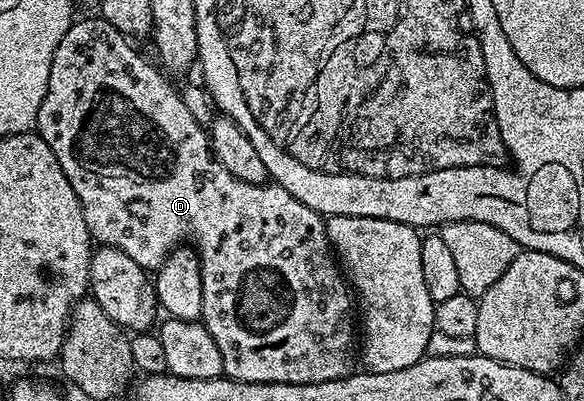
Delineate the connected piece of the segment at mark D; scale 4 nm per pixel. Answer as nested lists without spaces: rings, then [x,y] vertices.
[[[101,17],[95,19],[79,19],[76,18],[70,29],[65,33],[65,37],[61,37],[61,45],[57,45],[57,53],[53,53],[53,65],[49,69],[49,89],[45,93],[45,101],[41,101],[41,109],[35,118],[35,127],[37,133],[45,141],[45,145],[49,145],[49,149],[53,149],[53,157],[57,157],[57,165],[61,165],[61,169],[65,173],[65,177],[69,177],[69,185],[73,185],[73,193],[77,193],[77,201],[81,201],[81,209],[85,213],[85,225],[89,229],[92,240],[96,244],[112,247],[113,249],[121,249],[121,253],[133,257],[133,261],[137,261],[137,265],[141,265],[144,271],[154,273],[158,271],[160,265],[167,260],[168,255],[175,250],[176,247],[186,244],[190,241],[195,250],[199,252],[199,264],[201,265],[201,281],[203,282],[203,326],[209,329],[209,333],[213,337],[213,341],[217,341],[217,349],[221,349],[221,357],[223,358],[223,375],[229,379],[236,379],[238,383],[296,383],[297,385],[305,385],[306,383],[324,383],[325,381],[337,381],[344,379],[347,375],[352,374],[354,363],[357,363],[357,323],[351,320],[351,315],[347,310],[353,307],[353,295],[349,290],[349,284],[345,278],[344,272],[341,270],[340,264],[337,262],[336,256],[331,249],[331,242],[327,239],[327,224],[324,216],[318,211],[309,209],[309,205],[305,205],[301,201],[297,201],[297,197],[293,197],[285,190],[284,187],[276,185],[274,182],[266,183],[250,183],[249,181],[241,181],[237,177],[233,177],[233,173],[229,173],[224,169],[217,160],[215,160],[215,152],[211,150],[208,132],[193,119],[193,115],[185,107],[185,101],[182,100],[180,92],[175,91],[175,87],[170,83],[172,80],[154,62],[143,63],[143,59],[130,47],[128,36],[122,35],[117,28],[109,25],[109,21],[105,21]]]

